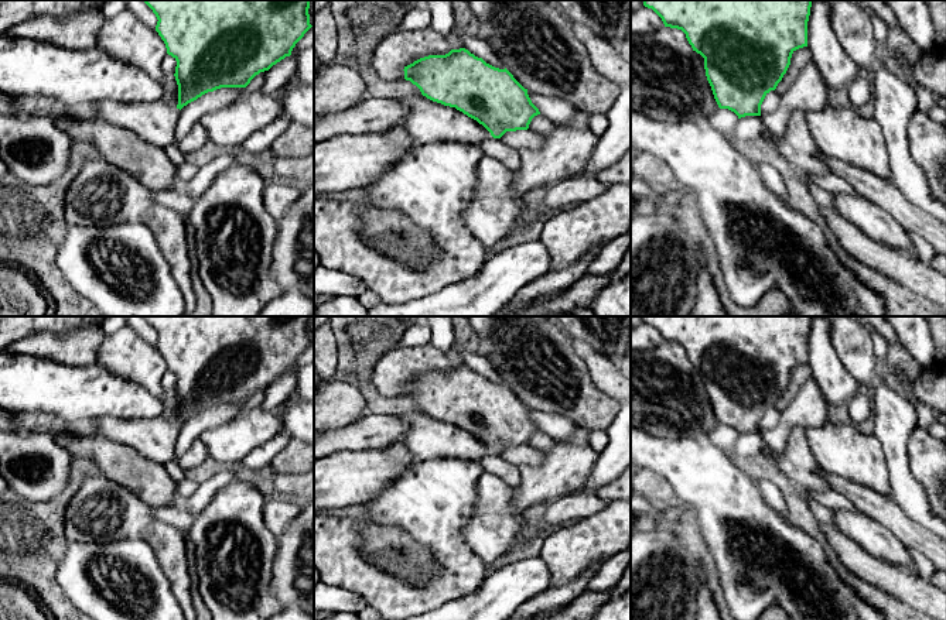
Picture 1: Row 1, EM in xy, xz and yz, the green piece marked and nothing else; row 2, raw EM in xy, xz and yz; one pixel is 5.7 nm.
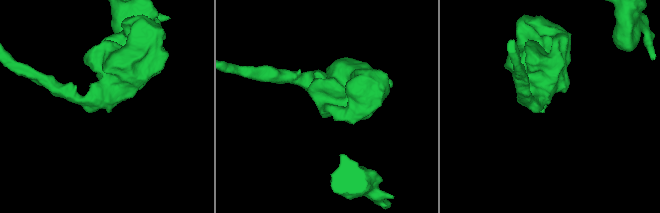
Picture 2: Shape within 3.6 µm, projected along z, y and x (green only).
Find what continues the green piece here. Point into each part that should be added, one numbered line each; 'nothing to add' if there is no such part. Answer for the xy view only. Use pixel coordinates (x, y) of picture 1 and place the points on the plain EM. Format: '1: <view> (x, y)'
1: xy (171, 404)

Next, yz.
1: yz (801, 373)

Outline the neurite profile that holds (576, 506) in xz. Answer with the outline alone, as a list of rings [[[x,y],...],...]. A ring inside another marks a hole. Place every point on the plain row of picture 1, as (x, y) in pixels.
[[[570,493],[546,503],[542,527],[554,528],[568,521],[581,521],[600,513],[608,501],[598,494]]]

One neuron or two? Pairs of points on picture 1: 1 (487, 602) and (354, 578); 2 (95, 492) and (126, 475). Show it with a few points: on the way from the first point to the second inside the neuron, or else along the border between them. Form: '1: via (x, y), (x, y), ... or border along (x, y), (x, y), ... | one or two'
1: border along (487, 575), (474, 592), (440, 605) | two
2: border along (99, 471), (130, 489), (143, 500) | two

